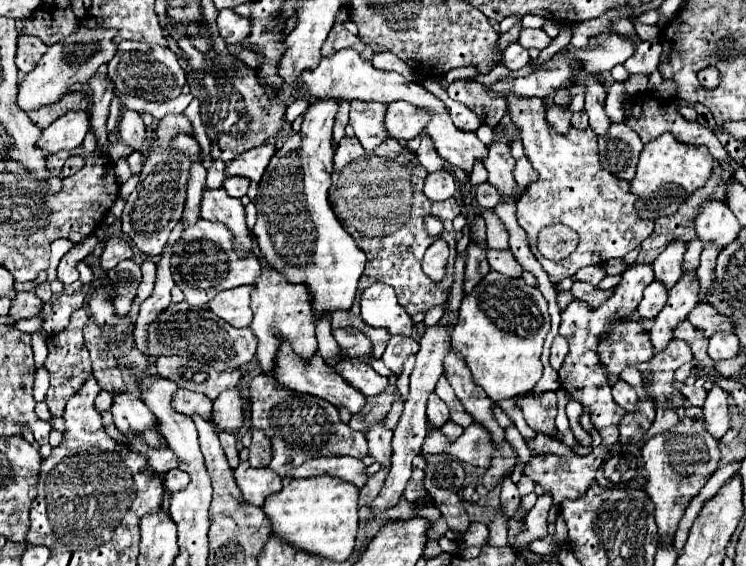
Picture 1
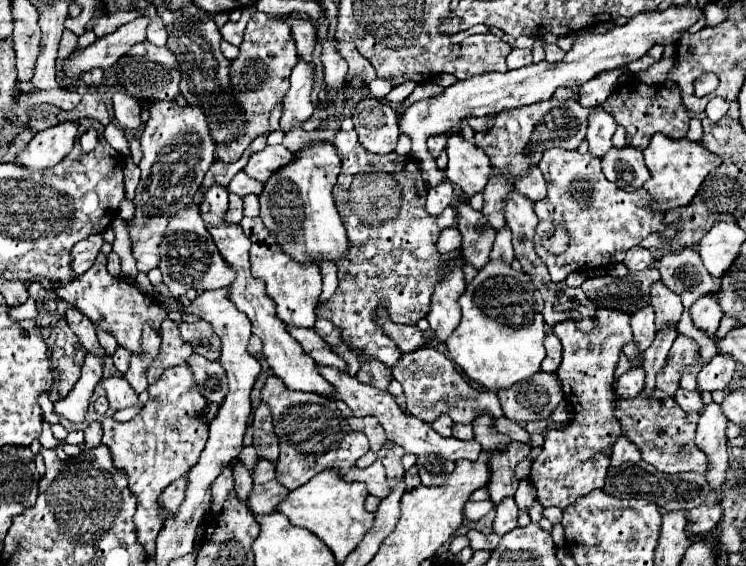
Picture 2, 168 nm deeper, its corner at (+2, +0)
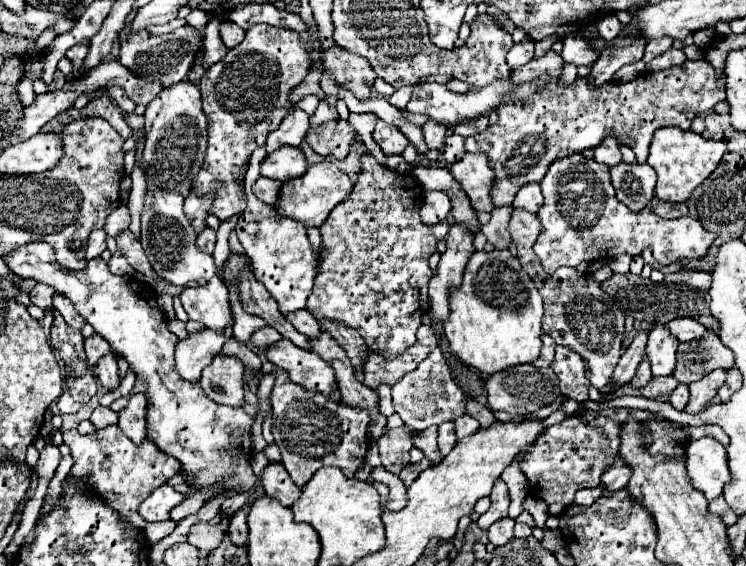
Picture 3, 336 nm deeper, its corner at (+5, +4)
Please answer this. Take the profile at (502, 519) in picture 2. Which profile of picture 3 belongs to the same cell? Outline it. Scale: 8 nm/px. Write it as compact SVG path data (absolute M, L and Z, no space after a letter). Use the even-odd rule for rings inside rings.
M504 517L502 521L496 521L488 529L488 539L492 545L504 545L514 537L514 521L510 517Z

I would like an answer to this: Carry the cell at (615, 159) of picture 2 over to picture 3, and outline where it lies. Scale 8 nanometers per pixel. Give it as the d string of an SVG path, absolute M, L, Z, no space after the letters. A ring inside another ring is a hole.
M620 161L618 165L610 167L610 177L618 201L626 203L632 211L640 211L652 201L656 173L648 163L640 165L640 163Z

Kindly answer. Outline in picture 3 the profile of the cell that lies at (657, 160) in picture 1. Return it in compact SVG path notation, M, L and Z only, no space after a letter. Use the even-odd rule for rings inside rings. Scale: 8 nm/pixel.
M664 127L654 133L648 165L652 165L658 173L658 183L654 189L654 197L662 201L682 203L690 197L690 193L718 167L722 155L726 151L724 143L704 139L694 131L682 131L678 127Z

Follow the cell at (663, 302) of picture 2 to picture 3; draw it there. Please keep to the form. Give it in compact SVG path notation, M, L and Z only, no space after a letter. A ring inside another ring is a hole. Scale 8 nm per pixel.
M654 323L646 345L646 357L652 365L654 377L672 375L676 367L676 347L678 347L678 339L670 337L670 331L666 329L666 325Z

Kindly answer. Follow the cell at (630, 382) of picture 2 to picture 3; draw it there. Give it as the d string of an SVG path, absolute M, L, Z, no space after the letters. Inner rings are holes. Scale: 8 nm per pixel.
M644 357L644 361L640 363L640 367L638 367L638 371L636 371L634 379L630 381L630 385L632 385L632 387L644 387L650 379L652 379L652 373L650 373L650 363L648 363L648 359Z

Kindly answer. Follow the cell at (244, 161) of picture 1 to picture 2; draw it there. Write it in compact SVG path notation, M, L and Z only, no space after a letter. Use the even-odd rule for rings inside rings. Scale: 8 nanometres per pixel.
M275 145L275 147L265 147L263 151L251 155L245 173L257 181L267 181L277 169L289 165L293 161L293 153L283 147L283 145Z

